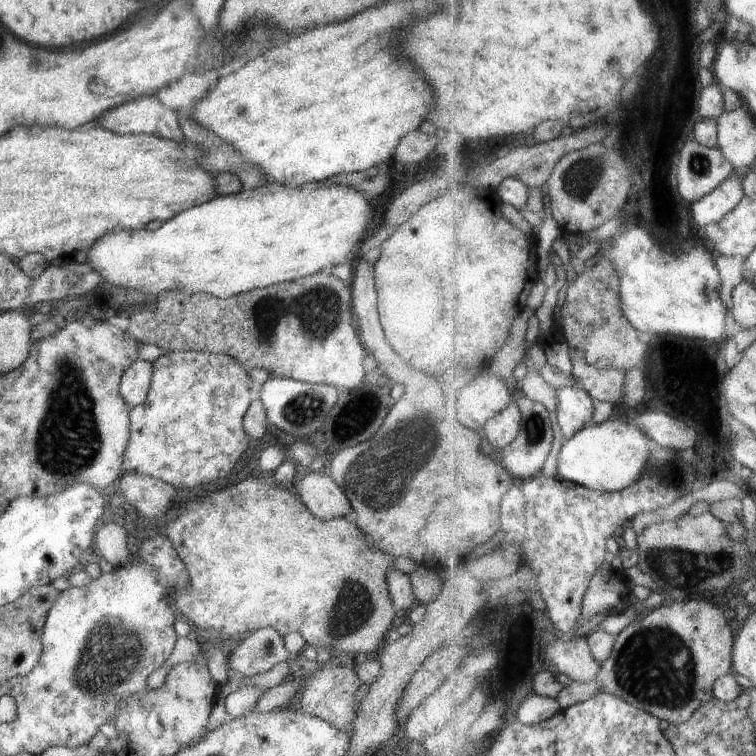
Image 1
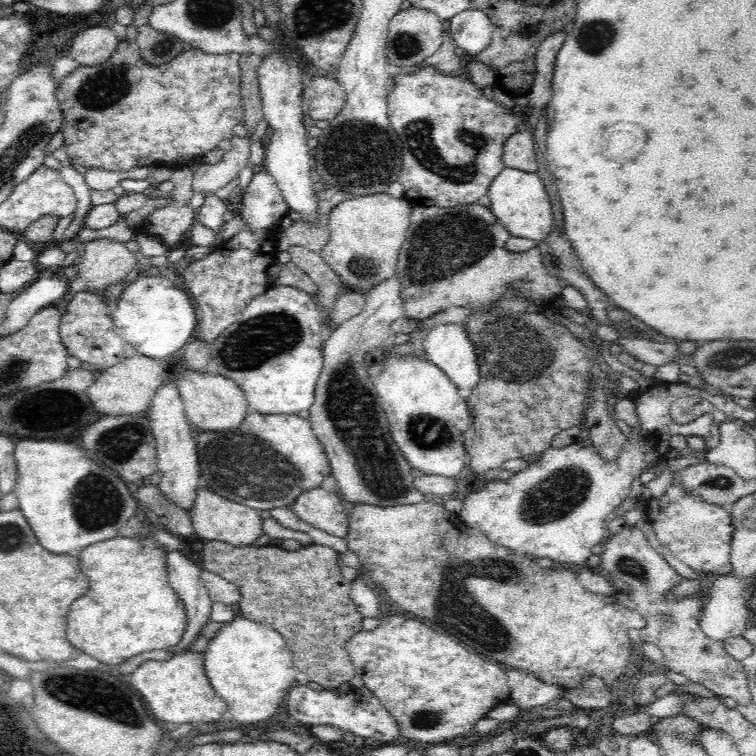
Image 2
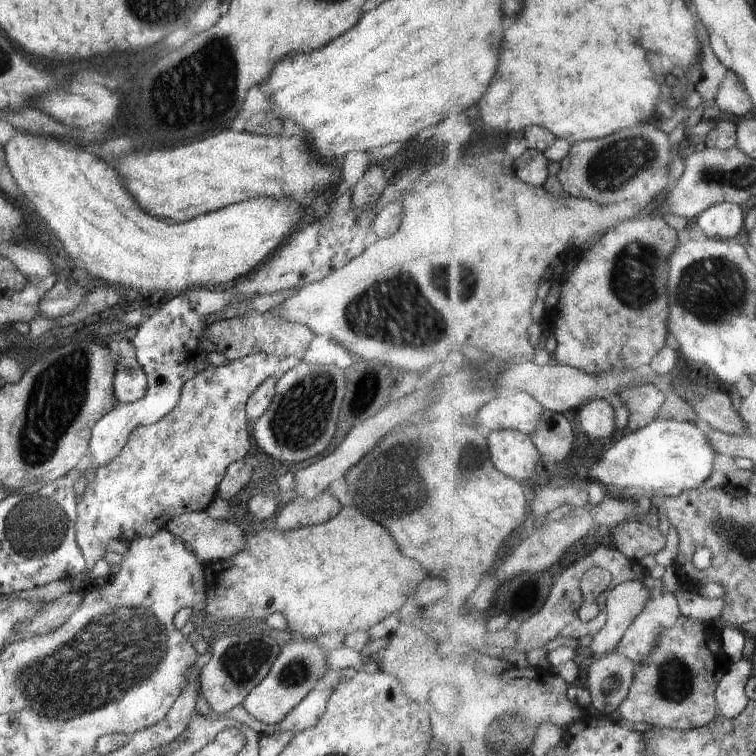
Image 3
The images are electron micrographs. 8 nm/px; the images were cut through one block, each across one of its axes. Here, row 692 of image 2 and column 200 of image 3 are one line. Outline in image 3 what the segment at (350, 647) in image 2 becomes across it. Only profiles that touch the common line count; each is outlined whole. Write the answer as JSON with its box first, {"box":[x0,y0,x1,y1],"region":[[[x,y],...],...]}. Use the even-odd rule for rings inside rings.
{"box":[76,352,280,581],"region":[[[258,352],[226,366],[211,366],[194,374],[183,383],[178,404],[171,412],[162,416],[158,422],[146,424],[146,427],[136,426],[116,460],[98,468],[98,472],[89,479],[84,494],[78,496],[76,535],[86,564],[86,571],[82,575],[86,581],[89,581],[90,571],[96,562],[104,558],[109,540],[132,542],[138,536],[152,536],[154,532],[165,528],[174,516],[190,510],[206,510],[206,506],[216,498],[216,490],[226,474],[226,468],[232,462],[244,459],[251,448],[246,402],[262,382],[268,378],[277,378],[280,361],[276,356]]]}

